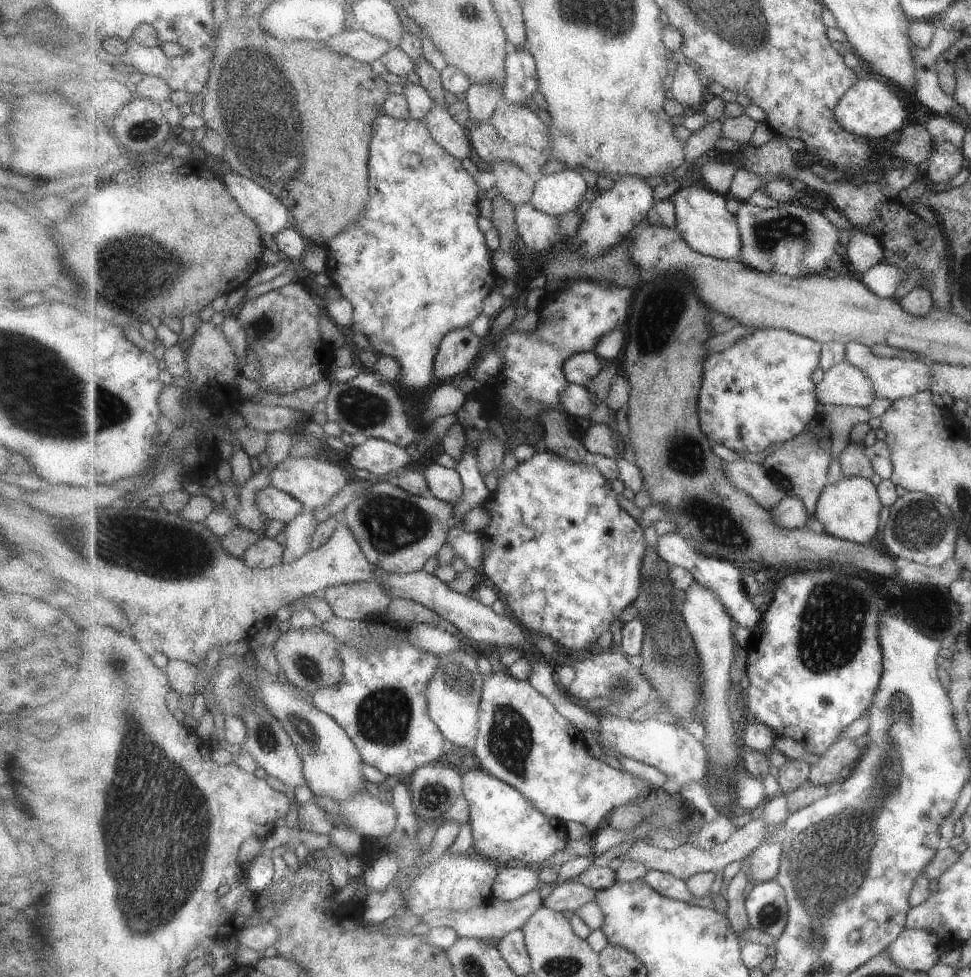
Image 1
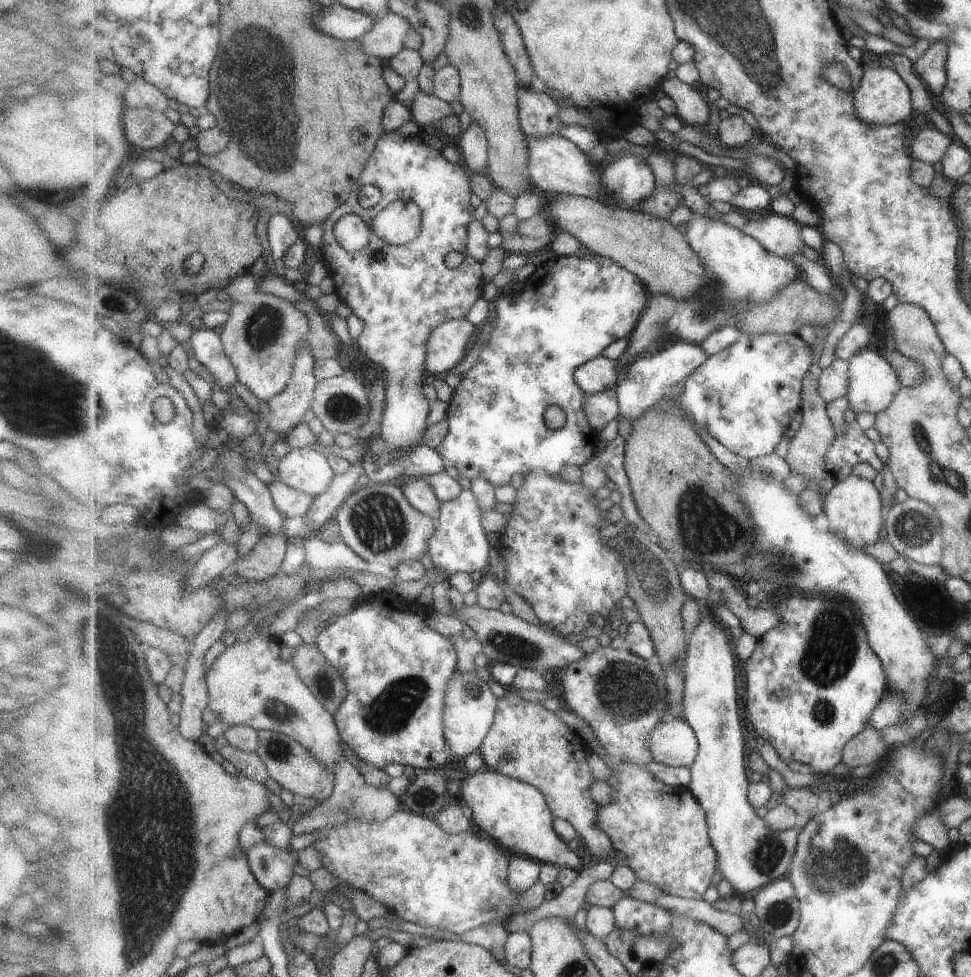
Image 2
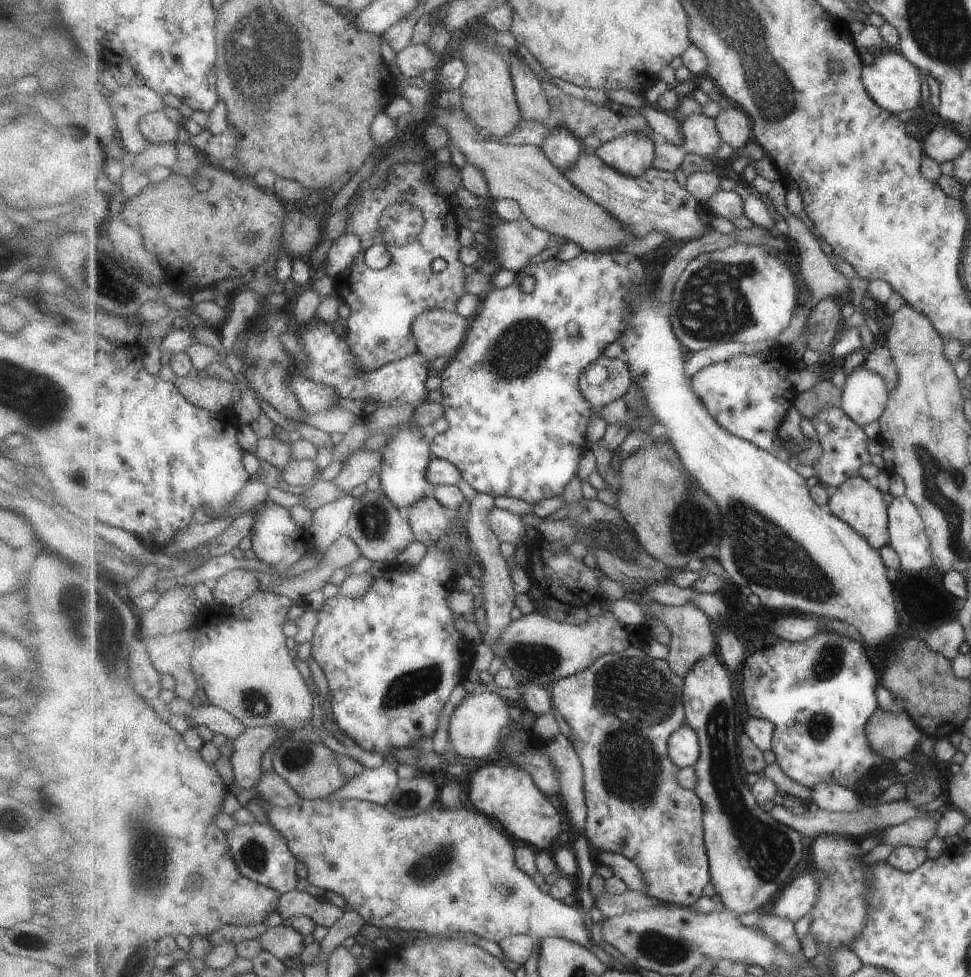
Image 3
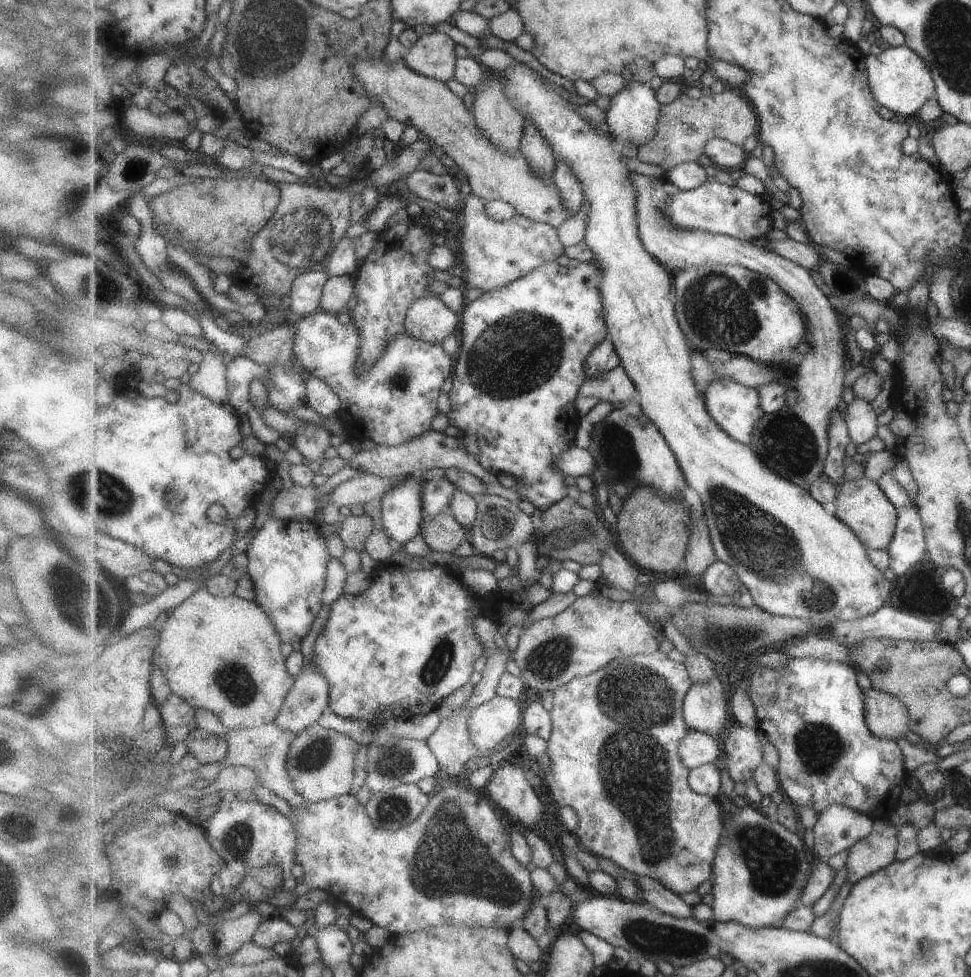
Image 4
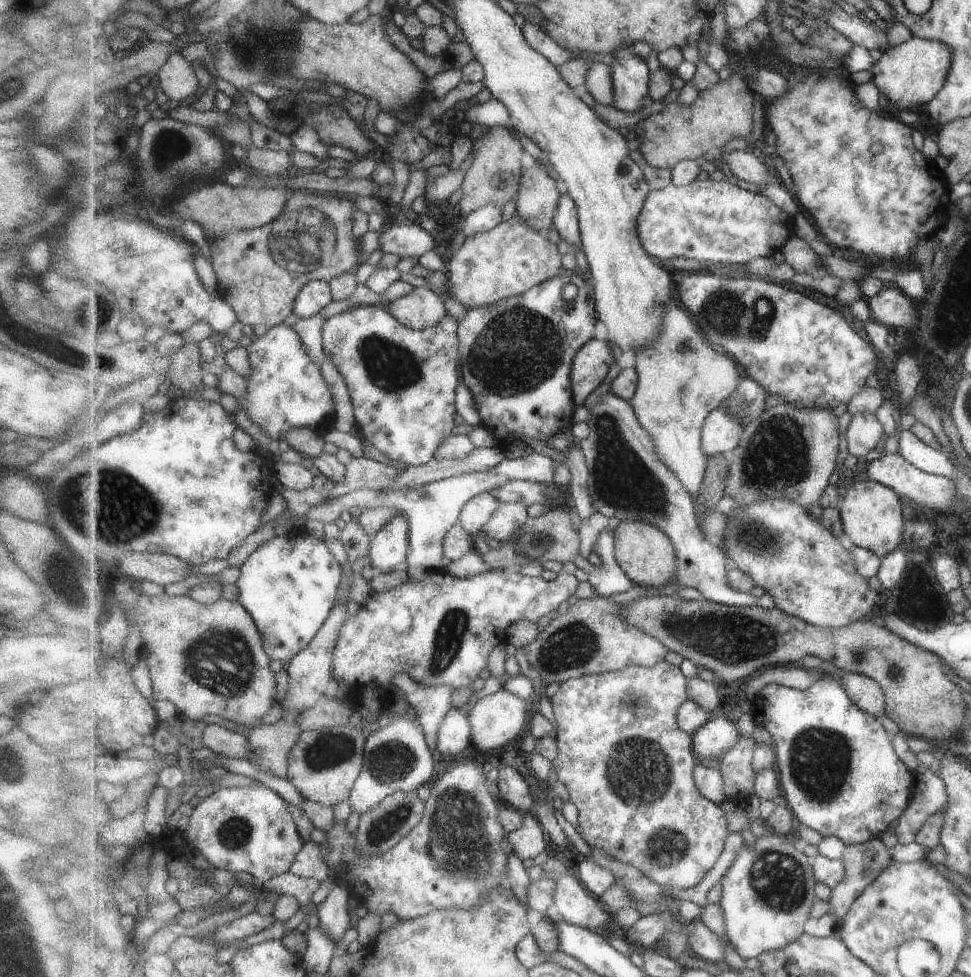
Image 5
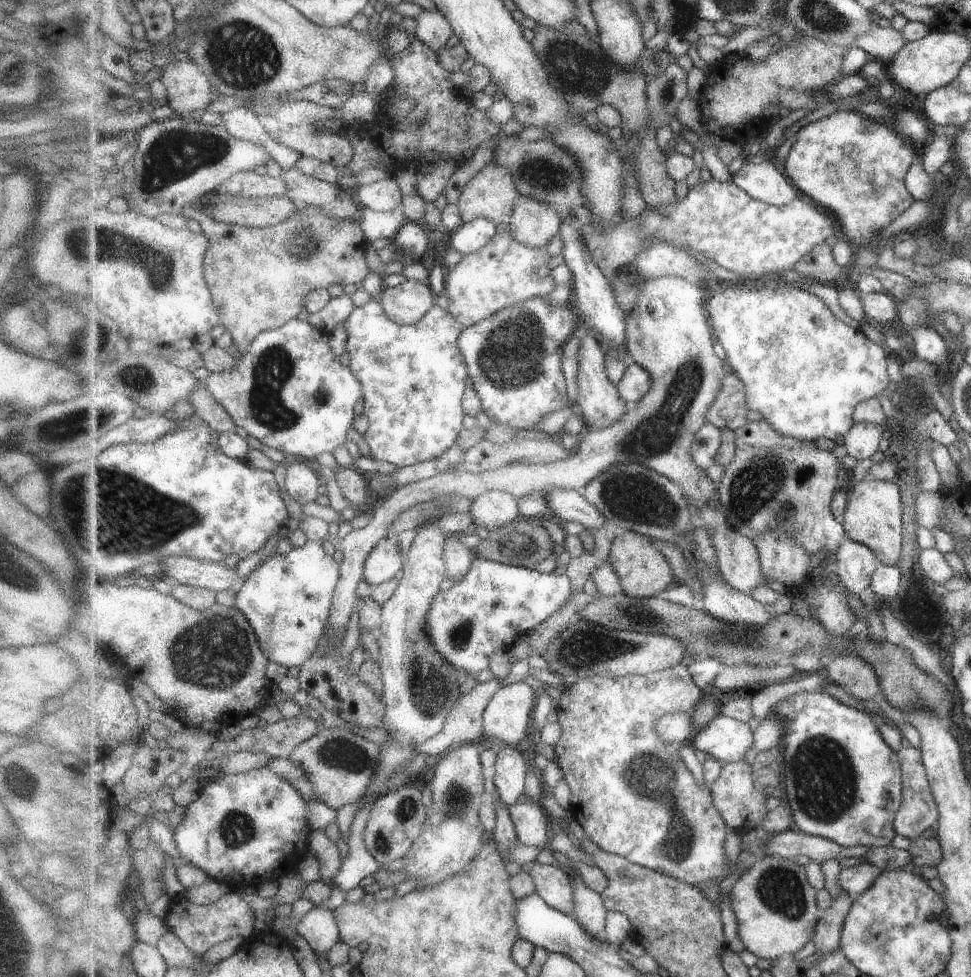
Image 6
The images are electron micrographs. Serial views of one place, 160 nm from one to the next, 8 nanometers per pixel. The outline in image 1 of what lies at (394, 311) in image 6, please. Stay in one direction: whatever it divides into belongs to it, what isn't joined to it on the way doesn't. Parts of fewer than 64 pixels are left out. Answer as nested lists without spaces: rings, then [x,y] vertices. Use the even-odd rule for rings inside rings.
[[[471,327],[455,329],[441,341],[434,364],[434,375],[439,380],[451,380],[469,370],[481,352],[482,338],[475,336]]]

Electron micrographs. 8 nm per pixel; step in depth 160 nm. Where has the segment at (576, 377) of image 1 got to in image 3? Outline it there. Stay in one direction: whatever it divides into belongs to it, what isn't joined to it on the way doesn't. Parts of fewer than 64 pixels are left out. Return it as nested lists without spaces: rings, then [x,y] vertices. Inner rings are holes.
[[[601,355],[595,363],[606,368],[608,377],[601,384],[590,386],[587,382],[587,374],[581,373],[580,389],[585,394],[585,398],[588,398],[588,402],[597,410],[623,398],[634,384],[634,376],[630,371],[630,366],[620,358],[608,359]]]

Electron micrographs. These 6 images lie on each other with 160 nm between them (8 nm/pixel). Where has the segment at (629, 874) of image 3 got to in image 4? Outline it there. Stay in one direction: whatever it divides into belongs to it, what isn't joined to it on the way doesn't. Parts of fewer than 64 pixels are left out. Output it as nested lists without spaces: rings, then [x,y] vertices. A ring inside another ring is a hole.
[[[638,876],[638,881],[635,882],[640,886],[640,898],[643,902],[651,903],[660,911],[682,919],[693,917],[693,907],[657,879]]]

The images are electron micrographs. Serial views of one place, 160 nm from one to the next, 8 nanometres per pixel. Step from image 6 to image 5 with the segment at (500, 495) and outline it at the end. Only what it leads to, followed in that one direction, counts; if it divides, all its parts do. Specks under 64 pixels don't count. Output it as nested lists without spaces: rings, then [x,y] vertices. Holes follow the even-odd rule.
[[[490,492],[478,494],[462,508],[459,524],[472,537],[476,537],[500,504],[498,498],[495,498]]]

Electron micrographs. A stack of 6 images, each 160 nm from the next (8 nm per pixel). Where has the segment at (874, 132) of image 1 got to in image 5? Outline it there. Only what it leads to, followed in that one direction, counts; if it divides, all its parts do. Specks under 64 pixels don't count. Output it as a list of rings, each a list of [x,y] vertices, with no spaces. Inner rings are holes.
[[[912,36],[900,45],[888,46],[870,71],[874,86],[897,108],[907,110],[915,104],[926,106],[940,93],[951,66],[951,49],[944,42]]]

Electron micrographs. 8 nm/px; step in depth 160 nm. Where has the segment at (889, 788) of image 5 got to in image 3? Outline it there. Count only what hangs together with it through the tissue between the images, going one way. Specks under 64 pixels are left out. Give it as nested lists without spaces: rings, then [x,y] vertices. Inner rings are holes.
[[[825,629],[820,630],[820,633],[810,636],[807,640],[791,642],[780,639],[780,641],[772,645],[763,645],[758,651],[749,653],[748,657],[744,660],[741,678],[746,708],[749,715],[757,717],[758,719],[768,720],[775,725],[771,751],[776,756],[776,762],[789,778],[811,790],[815,785],[822,782],[842,784],[851,789],[855,784],[859,784],[865,776],[871,776],[876,766],[879,766],[881,760],[884,759],[879,753],[876,753],[872,749],[866,735],[866,726],[868,722],[877,710],[880,709],[877,689],[881,684],[881,668],[879,664],[875,662],[877,658],[873,658],[873,656],[875,655],[869,650],[867,644],[863,640],[850,639],[835,631]]]

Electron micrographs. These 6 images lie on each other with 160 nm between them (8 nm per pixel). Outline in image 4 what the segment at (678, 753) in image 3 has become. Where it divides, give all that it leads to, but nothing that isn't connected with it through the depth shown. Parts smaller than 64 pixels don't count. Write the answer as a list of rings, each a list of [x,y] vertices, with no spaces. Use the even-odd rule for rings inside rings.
[[[690,730],[680,746],[683,762],[691,770],[701,765],[715,763],[723,754],[721,742],[710,734],[698,730]]]

